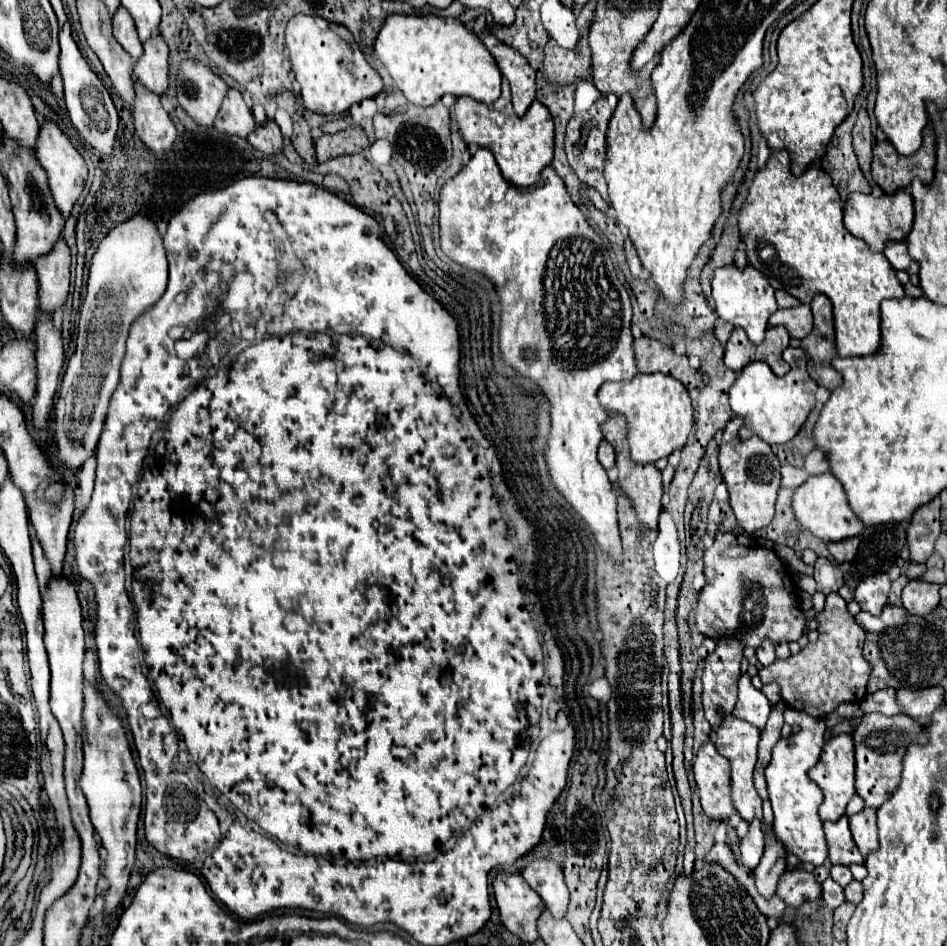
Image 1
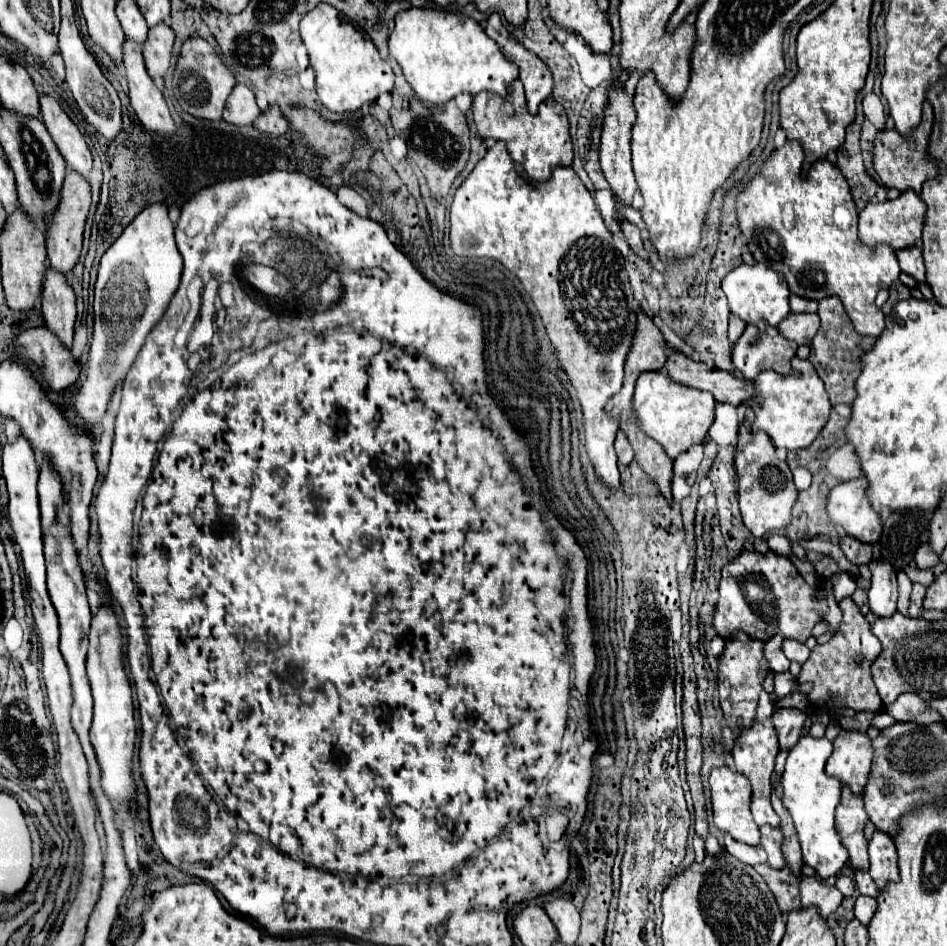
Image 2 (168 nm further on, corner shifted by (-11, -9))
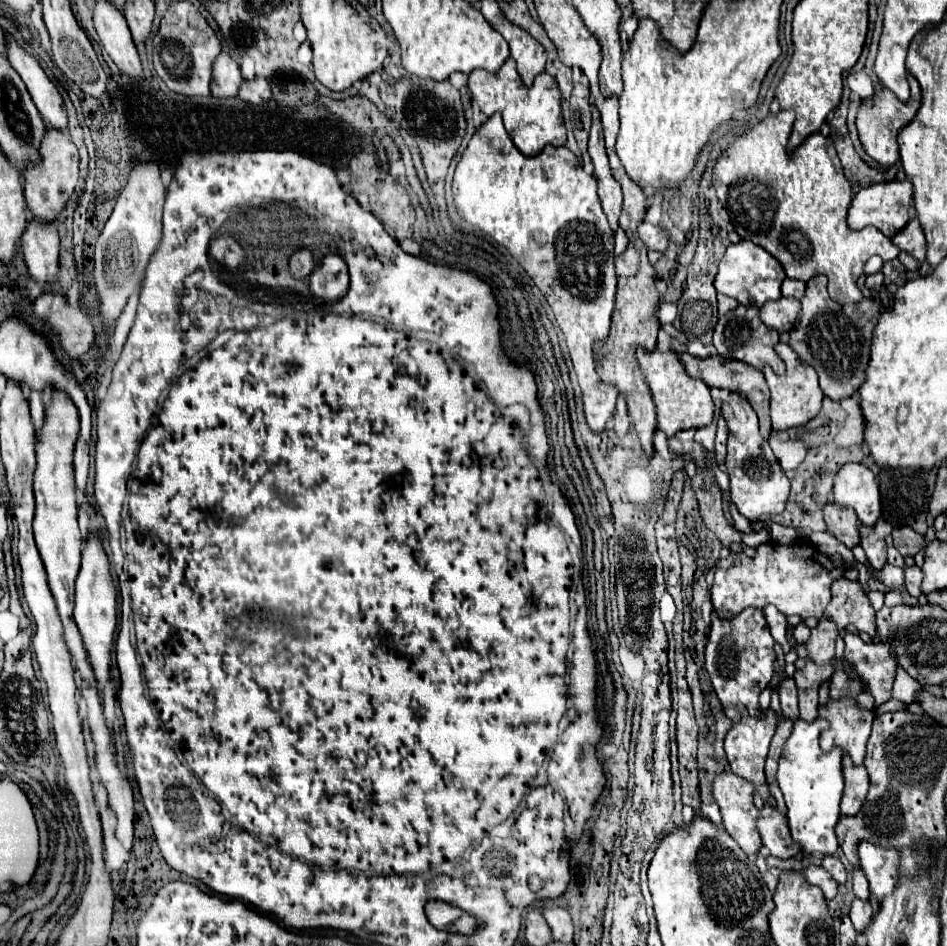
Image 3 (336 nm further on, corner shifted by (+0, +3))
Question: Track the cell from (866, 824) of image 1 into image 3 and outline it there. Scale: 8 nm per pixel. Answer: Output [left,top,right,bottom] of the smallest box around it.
[859,843,899,901]

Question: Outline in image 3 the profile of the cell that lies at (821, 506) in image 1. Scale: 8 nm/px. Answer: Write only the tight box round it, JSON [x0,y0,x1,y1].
[835,463,881,525]

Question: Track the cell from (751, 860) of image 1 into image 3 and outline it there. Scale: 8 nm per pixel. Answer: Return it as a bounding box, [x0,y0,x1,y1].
[759,805,799,859]

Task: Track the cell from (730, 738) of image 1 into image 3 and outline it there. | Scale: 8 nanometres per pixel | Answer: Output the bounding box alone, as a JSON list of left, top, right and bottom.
[725,711,779,803]

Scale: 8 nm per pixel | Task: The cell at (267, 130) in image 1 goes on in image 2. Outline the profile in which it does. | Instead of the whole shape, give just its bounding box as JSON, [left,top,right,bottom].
[254,107,290,135]

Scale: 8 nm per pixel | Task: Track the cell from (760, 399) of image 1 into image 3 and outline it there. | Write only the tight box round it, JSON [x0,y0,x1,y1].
[763,343,823,431]

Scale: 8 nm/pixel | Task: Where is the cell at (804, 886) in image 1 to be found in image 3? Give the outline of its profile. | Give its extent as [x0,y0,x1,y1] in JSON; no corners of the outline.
[805,865,839,899]

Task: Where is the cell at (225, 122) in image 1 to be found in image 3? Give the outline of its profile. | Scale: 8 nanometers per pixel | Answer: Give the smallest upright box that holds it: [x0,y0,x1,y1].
[211,53,243,97]

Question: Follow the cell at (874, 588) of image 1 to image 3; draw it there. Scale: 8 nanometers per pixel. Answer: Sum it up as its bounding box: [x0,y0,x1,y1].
[859,525,887,569]

